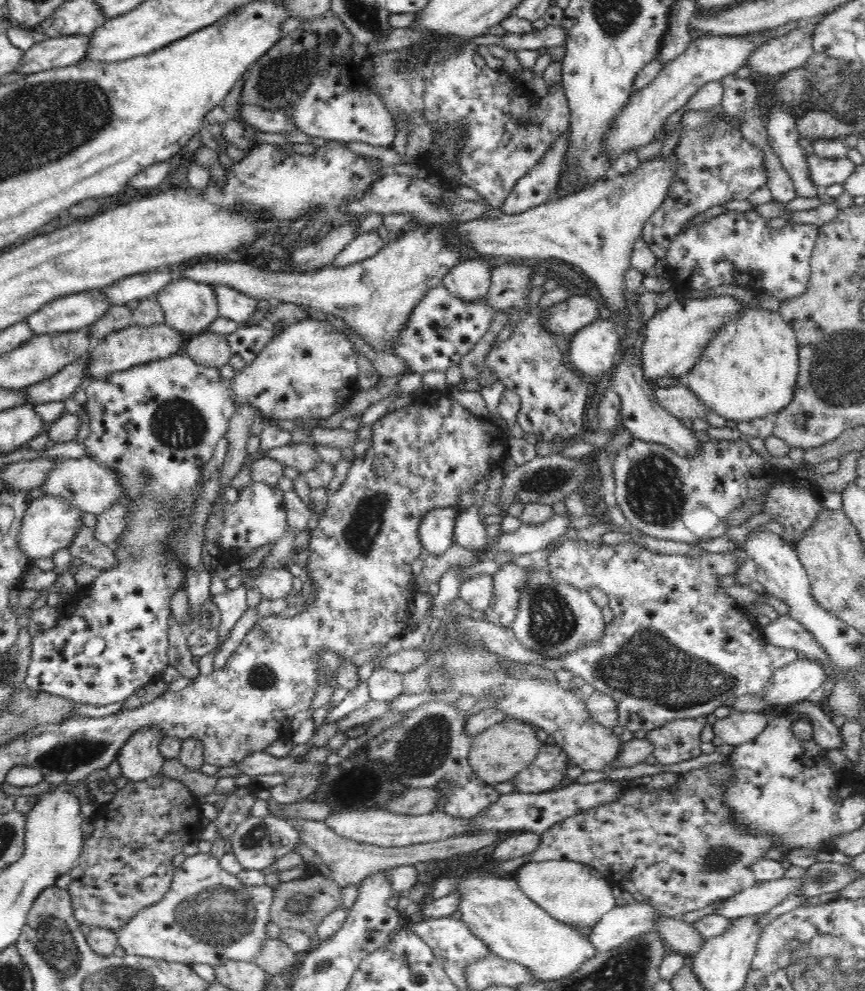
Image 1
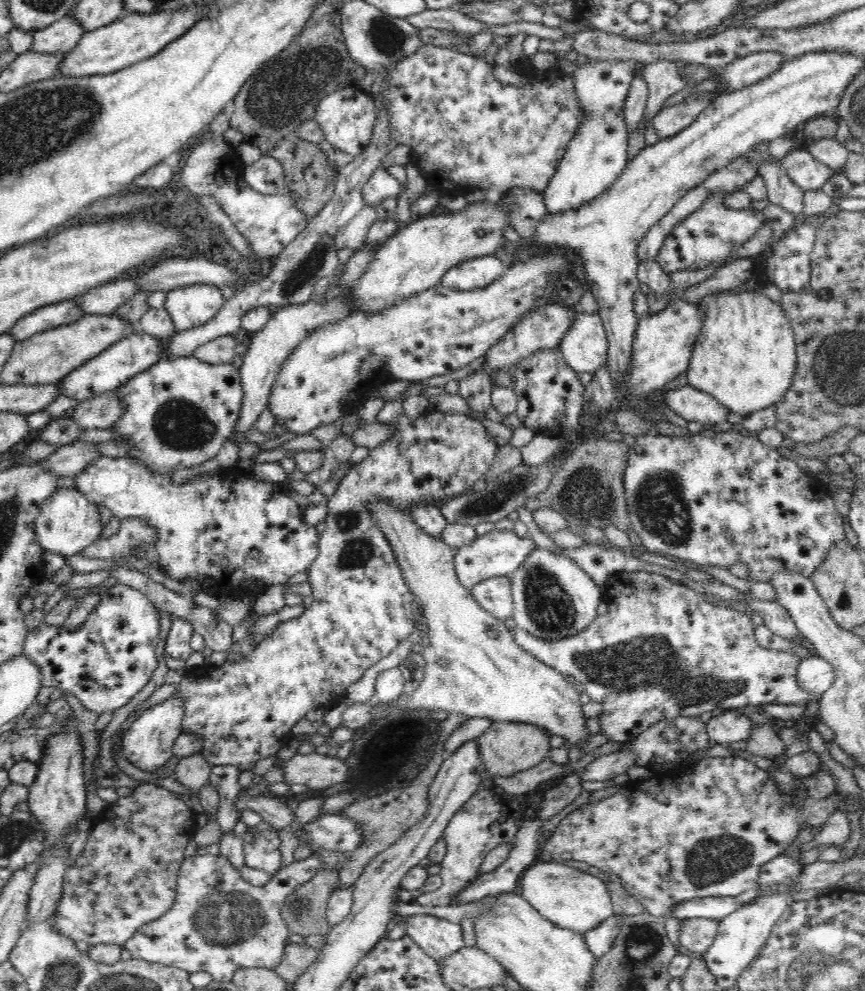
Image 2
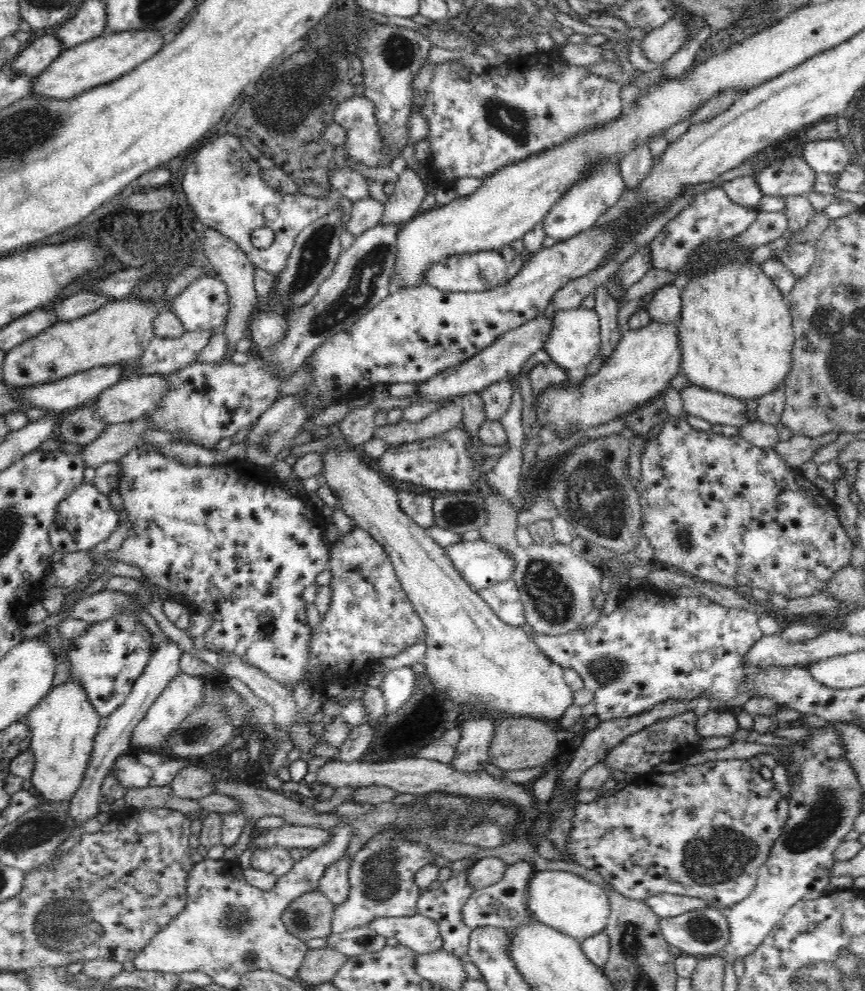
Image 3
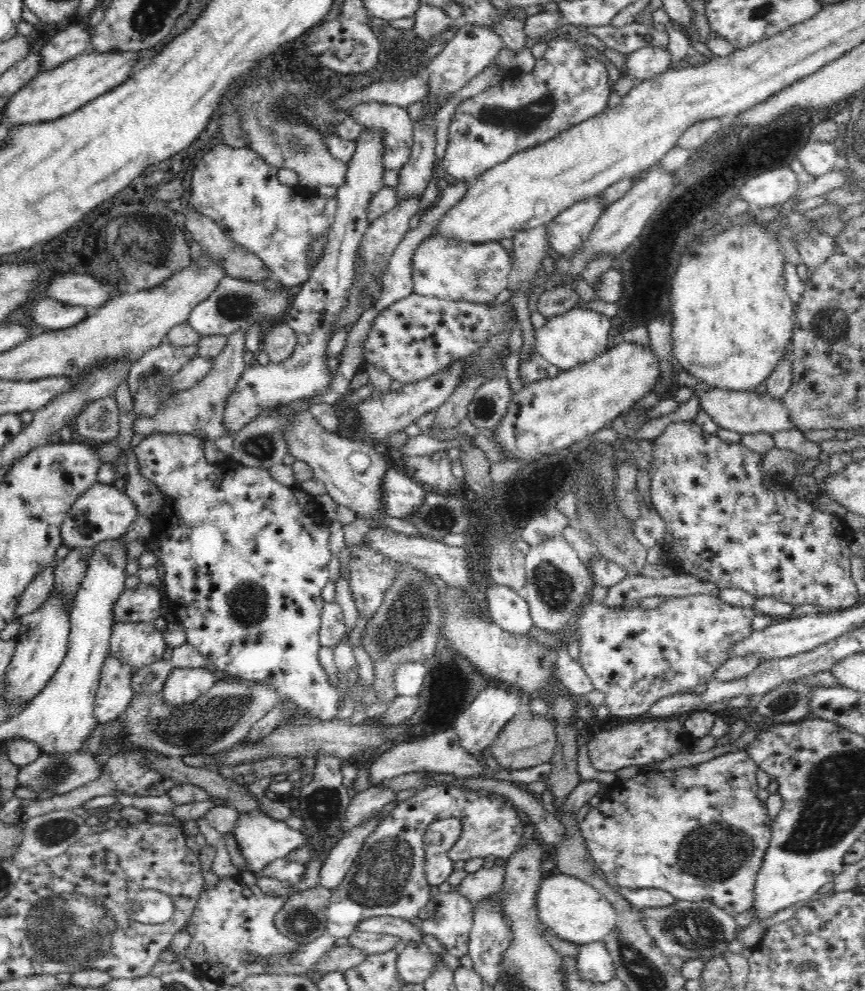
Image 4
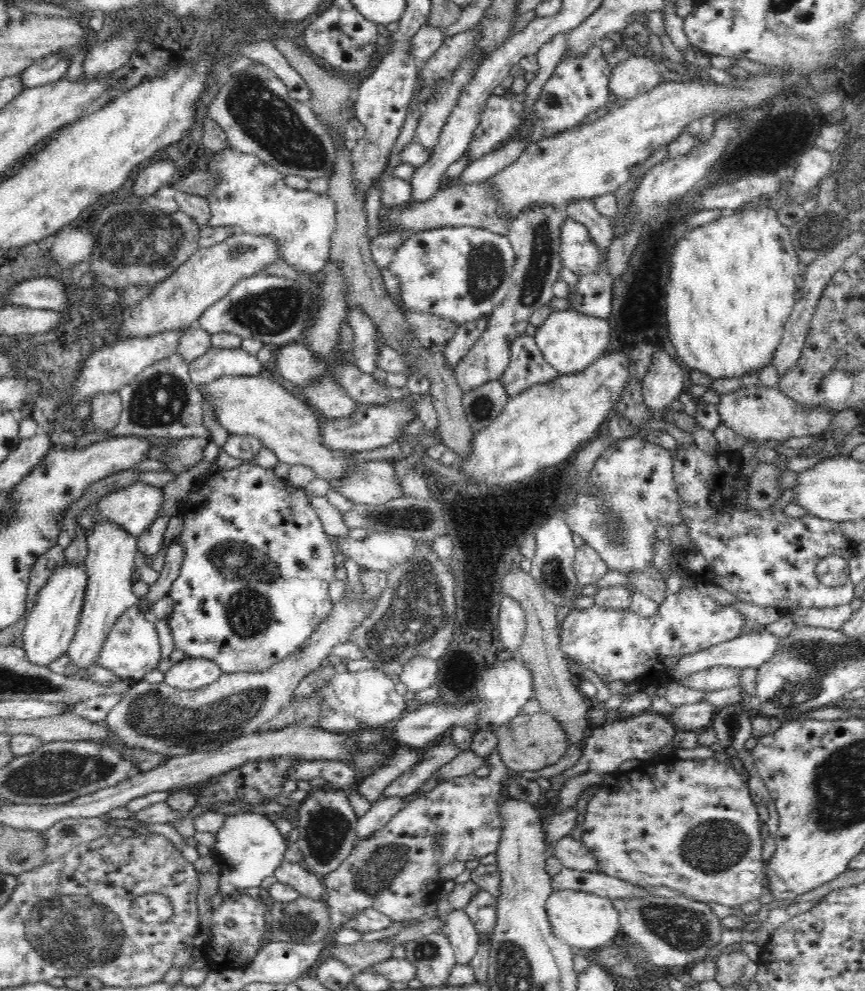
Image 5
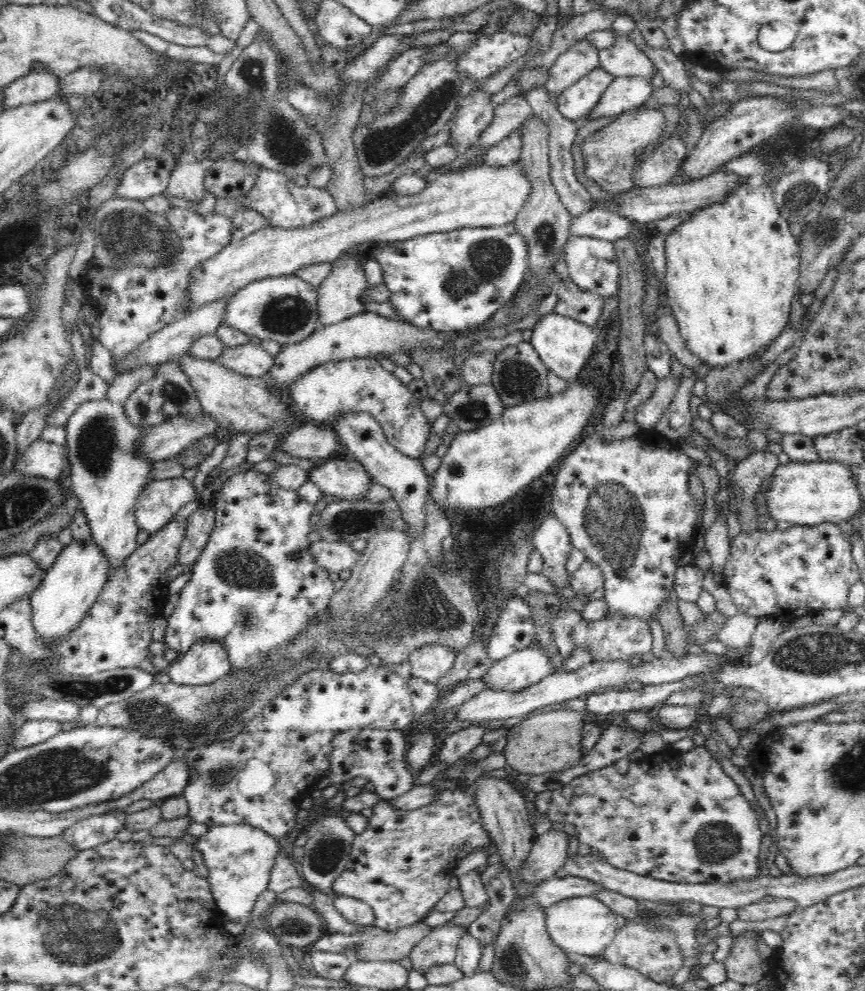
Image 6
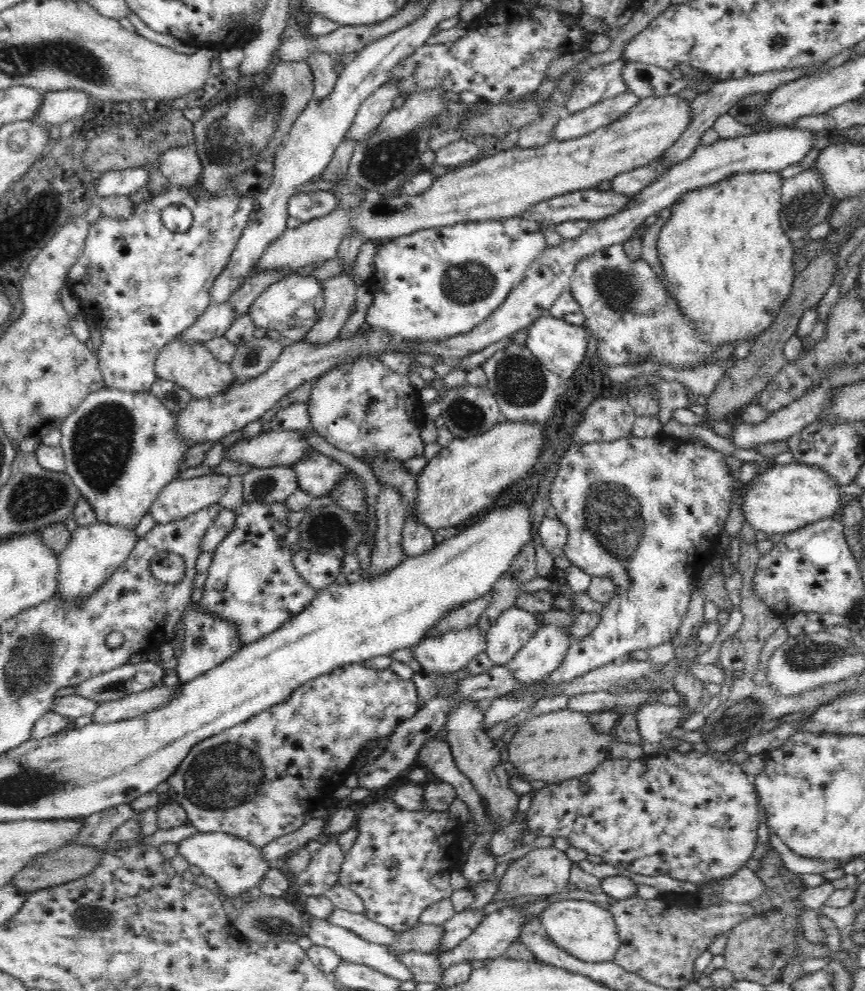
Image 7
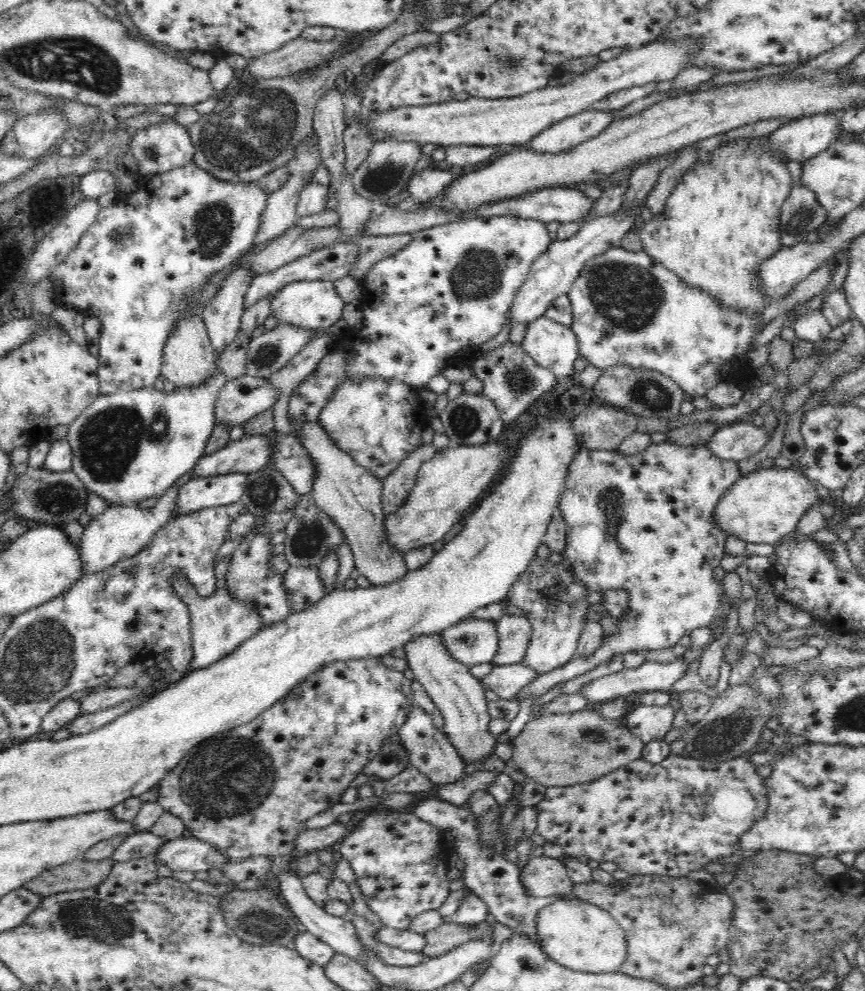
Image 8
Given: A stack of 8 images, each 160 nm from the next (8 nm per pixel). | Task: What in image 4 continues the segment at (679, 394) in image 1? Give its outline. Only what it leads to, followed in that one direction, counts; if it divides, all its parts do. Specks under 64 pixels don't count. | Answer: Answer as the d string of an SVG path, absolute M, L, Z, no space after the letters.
M707 388L698 392L701 396L702 410L706 411L720 428L732 430L740 435L765 433L772 436L783 431L798 433L797 427L792 423L784 400L772 397L770 394L758 395L755 391L728 391L727 389Z

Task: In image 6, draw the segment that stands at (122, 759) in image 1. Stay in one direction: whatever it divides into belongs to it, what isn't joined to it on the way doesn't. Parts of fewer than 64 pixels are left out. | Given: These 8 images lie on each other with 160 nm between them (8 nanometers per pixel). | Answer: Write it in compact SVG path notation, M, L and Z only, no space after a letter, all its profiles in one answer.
M200 640L170 663L166 672L179 685L212 684L231 672L228 649L224 643Z

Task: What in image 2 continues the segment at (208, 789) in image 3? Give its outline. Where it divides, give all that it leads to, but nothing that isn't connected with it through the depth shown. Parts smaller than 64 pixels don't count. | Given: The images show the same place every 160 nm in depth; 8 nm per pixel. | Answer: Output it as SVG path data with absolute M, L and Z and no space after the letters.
M202 751L194 752L192 756L179 759L178 766L174 769L174 777L182 786L198 795L204 786L208 786L212 767Z

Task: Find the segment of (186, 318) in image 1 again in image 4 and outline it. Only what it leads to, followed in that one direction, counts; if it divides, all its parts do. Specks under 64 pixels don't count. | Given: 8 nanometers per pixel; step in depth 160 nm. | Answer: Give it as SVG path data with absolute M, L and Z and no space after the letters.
M226 275L206 300L200 301L200 304L196 304L196 308L192 308L187 322L202 336L228 336L230 332L236 332L240 328L241 330L250 330L252 324L256 324L256 322L264 331L272 324L284 322L284 316L292 304L292 298L294 296L280 282L278 289L270 292L263 282L252 283L252 281Z

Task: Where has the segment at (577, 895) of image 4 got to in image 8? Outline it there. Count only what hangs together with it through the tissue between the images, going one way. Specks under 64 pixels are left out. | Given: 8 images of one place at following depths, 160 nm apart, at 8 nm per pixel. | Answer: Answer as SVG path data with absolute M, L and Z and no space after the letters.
M559 897L536 916L539 947L554 961L577 972L619 972L628 956L626 935L616 919L602 908L576 899Z

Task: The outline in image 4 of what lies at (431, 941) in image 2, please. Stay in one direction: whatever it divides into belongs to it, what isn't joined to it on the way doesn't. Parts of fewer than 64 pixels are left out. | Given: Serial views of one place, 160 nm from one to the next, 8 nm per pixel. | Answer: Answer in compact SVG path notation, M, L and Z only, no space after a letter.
M392 916L374 917L364 920L357 924L355 930L359 930L360 932L391 934L400 937L400 940L405 943L410 941L414 941L414 943L424 943L422 936L426 936L423 929L416 929L410 921L396 919Z

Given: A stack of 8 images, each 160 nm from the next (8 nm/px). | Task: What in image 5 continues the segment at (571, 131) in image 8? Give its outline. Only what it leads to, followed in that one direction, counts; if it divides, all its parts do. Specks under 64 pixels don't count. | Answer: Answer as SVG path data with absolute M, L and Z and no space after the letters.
M630 56L622 64L611 70L609 90L618 98L619 103L632 100L662 82L663 65L655 57Z

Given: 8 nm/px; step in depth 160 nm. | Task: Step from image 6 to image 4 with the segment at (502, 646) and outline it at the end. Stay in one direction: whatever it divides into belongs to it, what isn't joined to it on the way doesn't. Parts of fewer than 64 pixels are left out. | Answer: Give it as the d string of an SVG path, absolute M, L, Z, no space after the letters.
M493 584L487 590L489 618L512 635L527 636L533 625L525 597L512 587Z

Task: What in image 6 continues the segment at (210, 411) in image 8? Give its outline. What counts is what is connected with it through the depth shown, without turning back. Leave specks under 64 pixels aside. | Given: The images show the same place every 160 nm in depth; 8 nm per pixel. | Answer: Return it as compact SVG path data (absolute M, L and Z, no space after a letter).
M106 399L90 400L80 404L64 426L70 492L78 498L85 512L92 541L108 557L108 572L139 547L136 541L139 528L134 514L141 493L153 482L148 477L153 462L138 455L138 446L148 429L133 426L124 406L124 403L115 404Z

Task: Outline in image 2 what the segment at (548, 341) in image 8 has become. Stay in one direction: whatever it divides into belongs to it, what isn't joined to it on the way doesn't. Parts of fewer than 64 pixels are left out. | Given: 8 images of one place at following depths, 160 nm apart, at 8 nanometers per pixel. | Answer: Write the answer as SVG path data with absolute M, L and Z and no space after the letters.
M578 308L577 315L560 341L564 361L576 373L596 371L607 363L608 341L598 312L588 314Z

